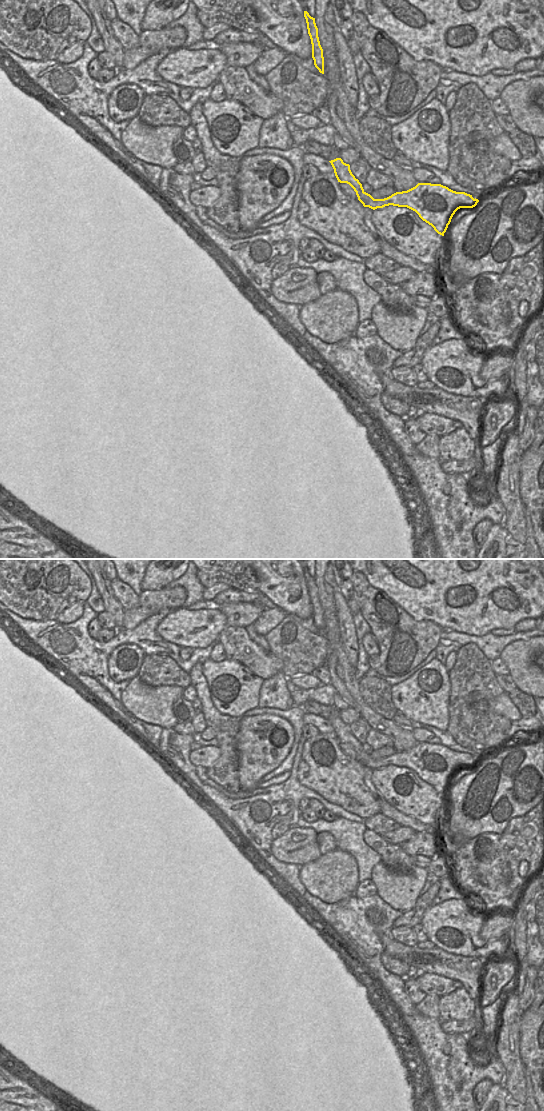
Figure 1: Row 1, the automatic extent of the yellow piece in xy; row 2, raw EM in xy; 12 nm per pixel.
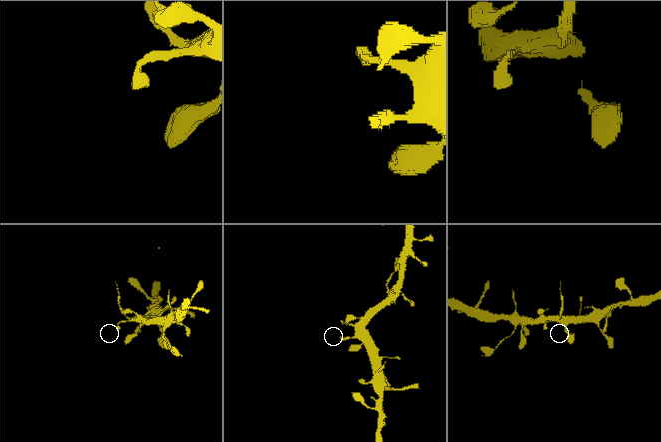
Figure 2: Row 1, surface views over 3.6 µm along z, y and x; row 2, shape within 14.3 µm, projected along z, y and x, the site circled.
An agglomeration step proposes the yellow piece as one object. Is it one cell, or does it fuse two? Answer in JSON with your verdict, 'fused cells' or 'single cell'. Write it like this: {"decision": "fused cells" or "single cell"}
{"decision": "fused cells"}

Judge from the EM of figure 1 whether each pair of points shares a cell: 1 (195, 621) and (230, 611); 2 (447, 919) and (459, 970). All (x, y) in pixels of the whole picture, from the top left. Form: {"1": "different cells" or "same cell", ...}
{"1": "different cells", "2": "different cells"}

